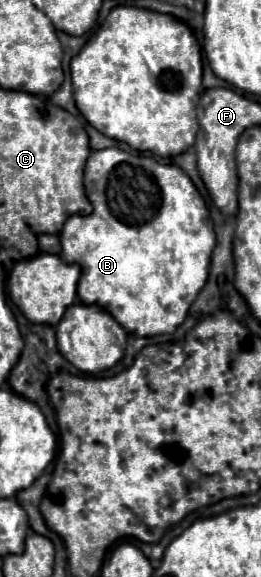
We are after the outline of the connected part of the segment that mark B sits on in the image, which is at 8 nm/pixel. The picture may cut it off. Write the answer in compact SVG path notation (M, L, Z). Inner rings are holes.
M122 149L92 151L84 169L84 185L94 211L86 219L68 219L60 233L60 257L82 267L80 301L110 311L128 333L138 337L174 333L208 279L210 255L216 243L202 195L180 167L156 163L152 157L148 165L146 155L130 155Z

